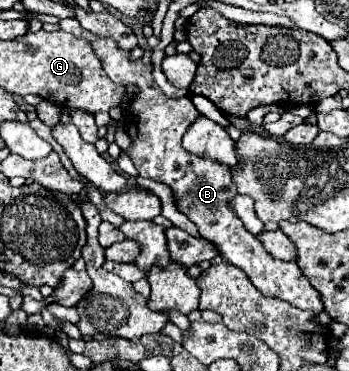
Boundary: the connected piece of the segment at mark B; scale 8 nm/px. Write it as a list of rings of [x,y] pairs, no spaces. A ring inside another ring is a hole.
[[[63,19],[59,27],[75,37],[87,39],[93,45],[97,57],[103,61],[105,73],[113,83],[119,83],[123,87],[133,85],[137,89],[129,107],[123,113],[123,129],[131,137],[131,149],[127,149],[125,153],[131,157],[139,175],[169,185],[175,195],[175,207],[197,225],[201,237],[213,241],[219,247],[219,251],[231,265],[247,273],[247,277],[259,289],[261,295],[287,301],[297,309],[321,313],[323,303],[319,301],[319,293],[311,289],[311,283],[299,273],[297,265],[293,265],[293,261],[287,263],[287,261],[273,259],[263,249],[263,245],[259,245],[257,237],[251,235],[241,223],[241,219],[235,215],[233,207],[229,205],[229,199],[237,195],[235,183],[231,181],[231,169],[219,161],[197,157],[183,149],[181,139],[189,129],[189,125],[199,117],[199,111],[195,109],[191,99],[165,97],[159,85],[153,81],[151,75],[153,65],[143,63],[141,59],[131,61],[129,51],[121,49],[111,37],[97,37],[91,31],[85,31],[75,19]]]

